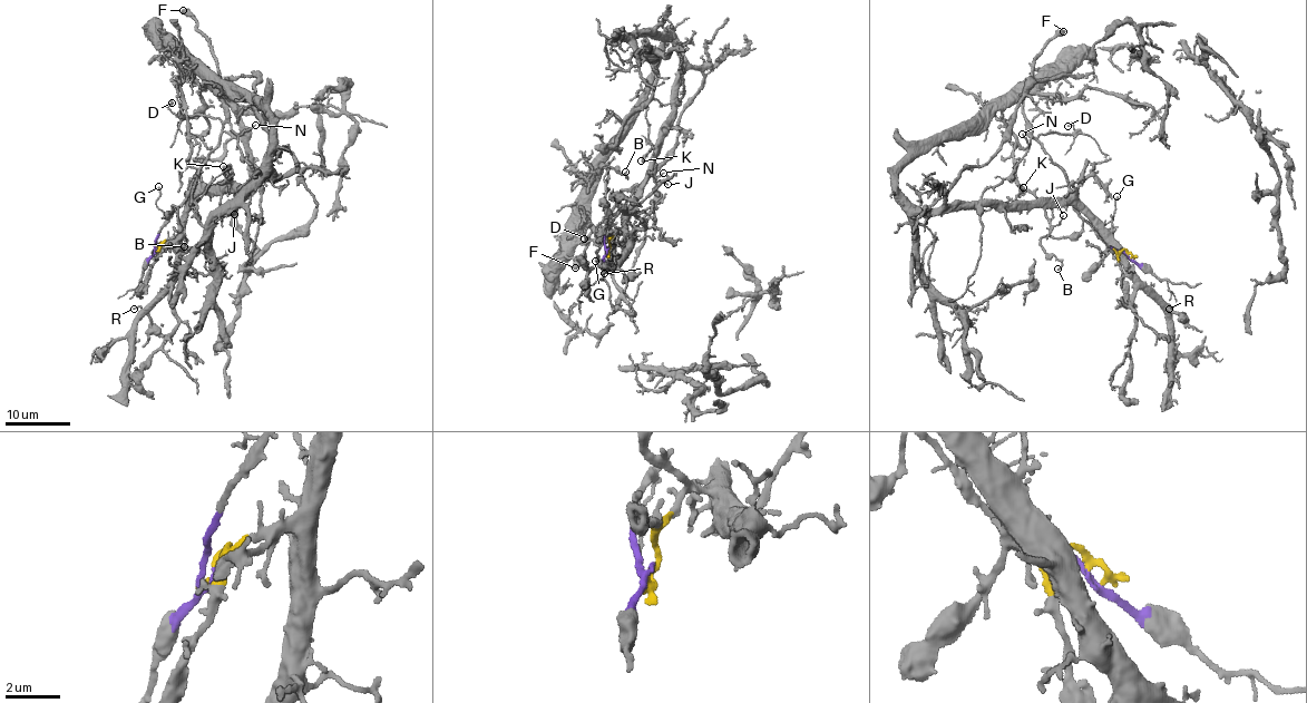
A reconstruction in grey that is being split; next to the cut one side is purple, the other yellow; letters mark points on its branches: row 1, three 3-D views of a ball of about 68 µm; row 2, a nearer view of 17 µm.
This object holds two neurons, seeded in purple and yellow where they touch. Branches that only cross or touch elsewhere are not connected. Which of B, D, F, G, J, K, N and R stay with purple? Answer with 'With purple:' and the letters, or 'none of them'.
With purple: B, D, F, G, N

